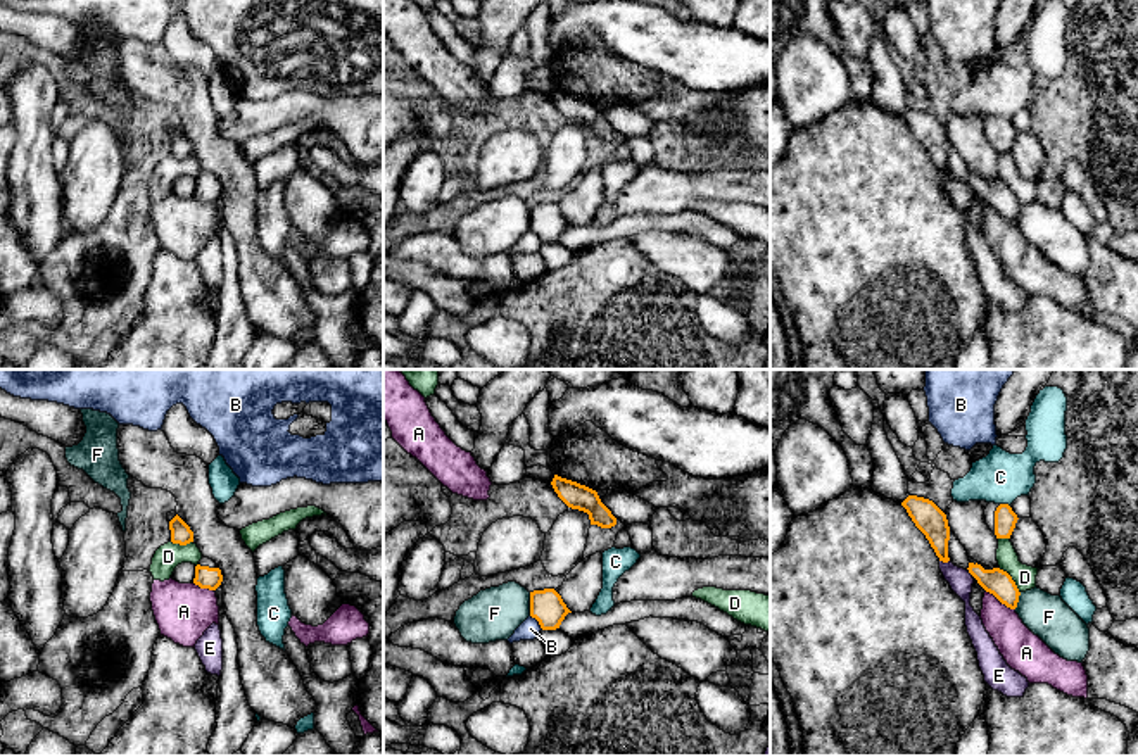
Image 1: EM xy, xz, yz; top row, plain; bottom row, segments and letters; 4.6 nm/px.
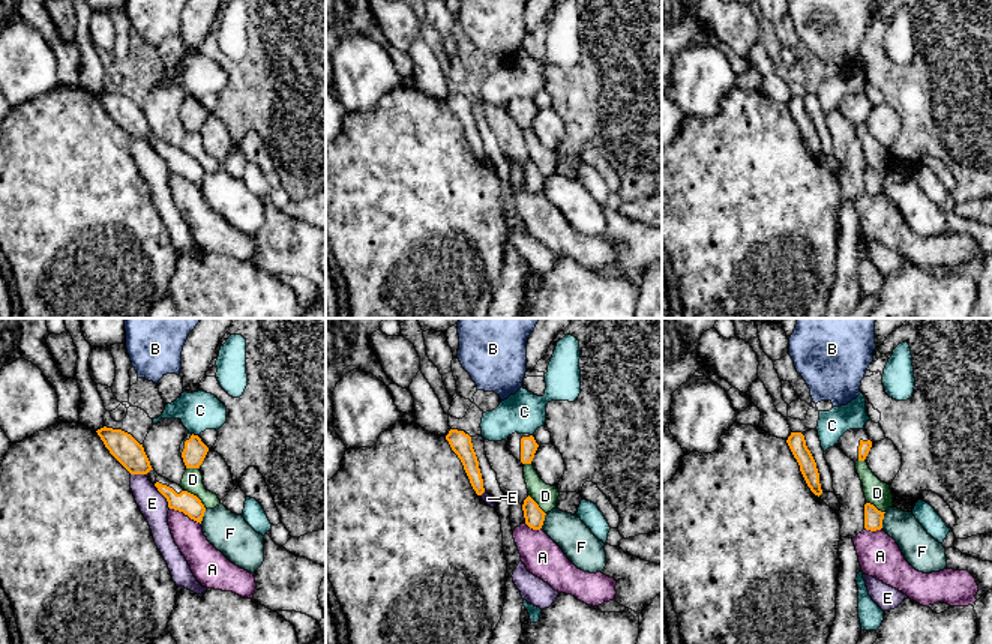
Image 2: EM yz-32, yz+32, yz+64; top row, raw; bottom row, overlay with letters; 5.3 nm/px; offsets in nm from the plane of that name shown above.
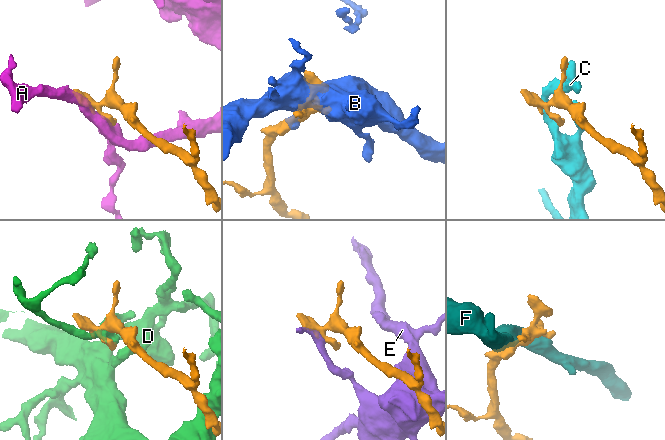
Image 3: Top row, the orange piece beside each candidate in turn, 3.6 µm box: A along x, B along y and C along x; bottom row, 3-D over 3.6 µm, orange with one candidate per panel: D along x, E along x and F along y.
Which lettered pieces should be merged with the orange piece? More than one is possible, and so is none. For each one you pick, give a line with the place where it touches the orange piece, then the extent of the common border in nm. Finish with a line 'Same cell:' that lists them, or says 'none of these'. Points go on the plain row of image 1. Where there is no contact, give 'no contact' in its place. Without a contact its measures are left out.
Same cell: none of these

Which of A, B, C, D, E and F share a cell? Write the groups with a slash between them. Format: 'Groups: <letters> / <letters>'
Groups: A / B / C / D / E / F

